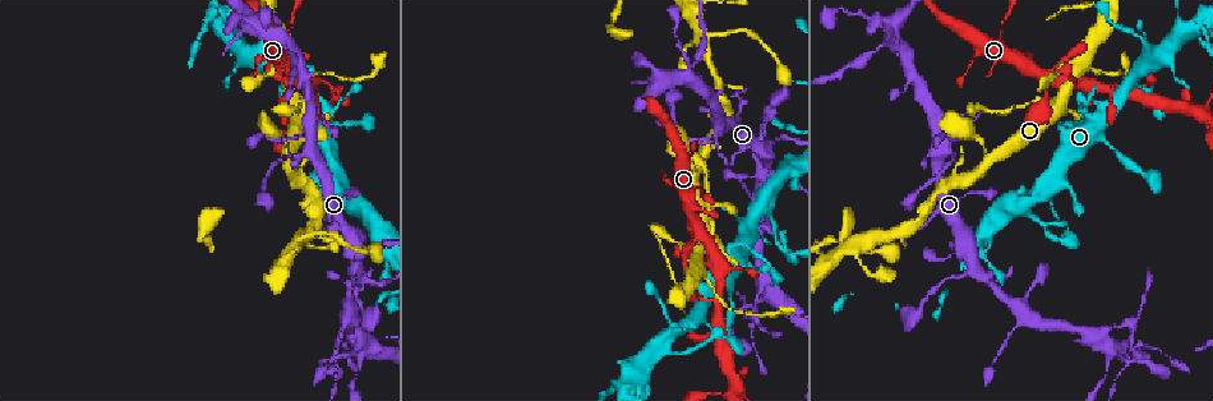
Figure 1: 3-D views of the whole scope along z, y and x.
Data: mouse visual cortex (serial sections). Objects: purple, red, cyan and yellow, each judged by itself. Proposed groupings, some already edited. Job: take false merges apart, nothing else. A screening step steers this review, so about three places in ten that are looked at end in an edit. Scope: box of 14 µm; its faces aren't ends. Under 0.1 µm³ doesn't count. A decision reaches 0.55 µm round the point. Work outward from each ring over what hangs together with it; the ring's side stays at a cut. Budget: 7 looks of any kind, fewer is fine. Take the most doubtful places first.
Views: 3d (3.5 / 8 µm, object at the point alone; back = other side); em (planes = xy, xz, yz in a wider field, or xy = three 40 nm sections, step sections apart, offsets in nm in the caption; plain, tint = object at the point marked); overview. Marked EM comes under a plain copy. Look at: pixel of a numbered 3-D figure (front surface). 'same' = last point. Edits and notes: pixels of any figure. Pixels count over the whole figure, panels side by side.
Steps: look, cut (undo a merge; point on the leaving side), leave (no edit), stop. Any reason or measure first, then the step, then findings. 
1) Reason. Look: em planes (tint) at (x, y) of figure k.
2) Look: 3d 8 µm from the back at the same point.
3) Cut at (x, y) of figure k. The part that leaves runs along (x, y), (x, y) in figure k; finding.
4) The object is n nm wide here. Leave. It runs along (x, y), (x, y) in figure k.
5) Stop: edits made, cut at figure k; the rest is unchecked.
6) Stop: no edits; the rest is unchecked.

Calibre changes. Look: 3d 3.5 µm at (1113, 327) of figure 1.

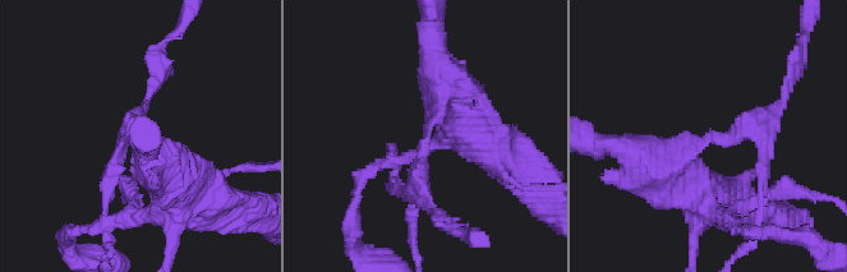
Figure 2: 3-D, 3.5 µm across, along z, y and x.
Leave. It runs along (641, 143), (677, 155), (782, 104) in figure 2; one cell here.

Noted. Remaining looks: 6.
Abrupt turn. Look: 3d 3.5 µm at (308, 152) of figure 1.

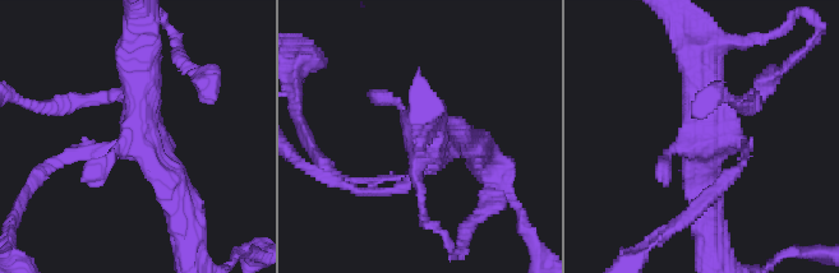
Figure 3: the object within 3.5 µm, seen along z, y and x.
Look: em xy step 3 (tint) at (138, 135) of figure 3.

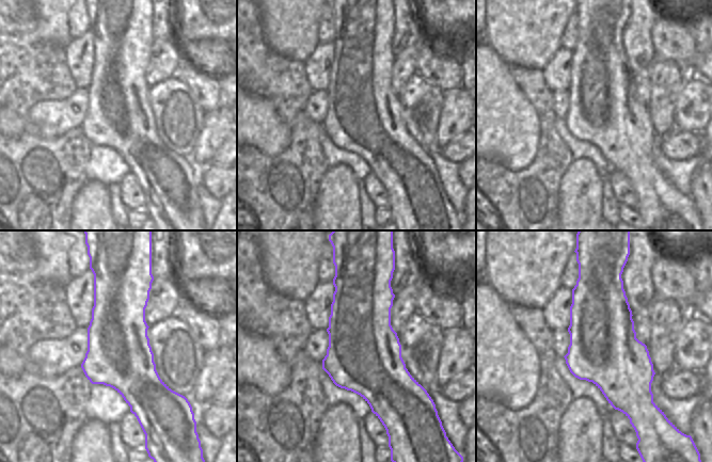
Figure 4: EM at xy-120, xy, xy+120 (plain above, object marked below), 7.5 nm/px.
Leave. It runs along (180, 211), (141, 139), (141, 50) in figure 3; continuous, no second cell.

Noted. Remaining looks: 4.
Look: 3d 3.5 µm at (1050, 101) of figure 1.

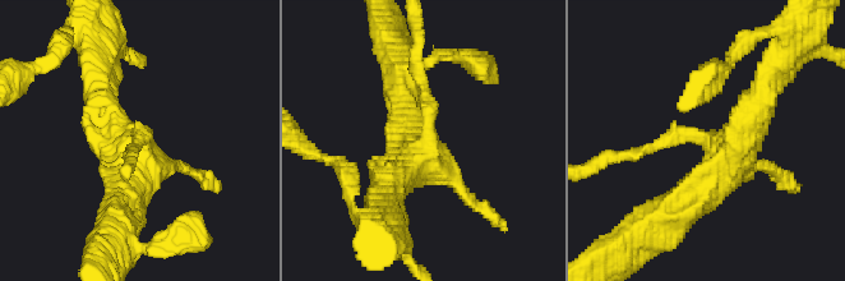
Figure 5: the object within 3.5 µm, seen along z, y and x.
Look: em xy step 3 (tint) at (429, 146) of figure 5.

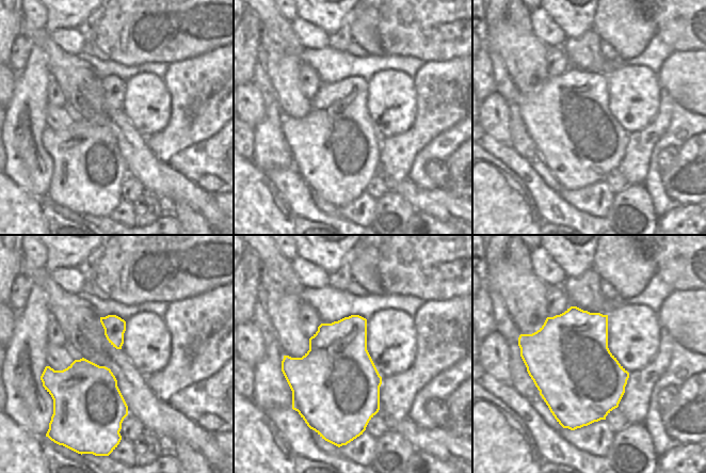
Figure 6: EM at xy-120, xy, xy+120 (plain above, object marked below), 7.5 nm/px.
Leave. It runs along (672, 216), (730, 157), (766, 87) in figure 5; one cell here.

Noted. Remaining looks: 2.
Stop: no edits; the rest is unchecked.

